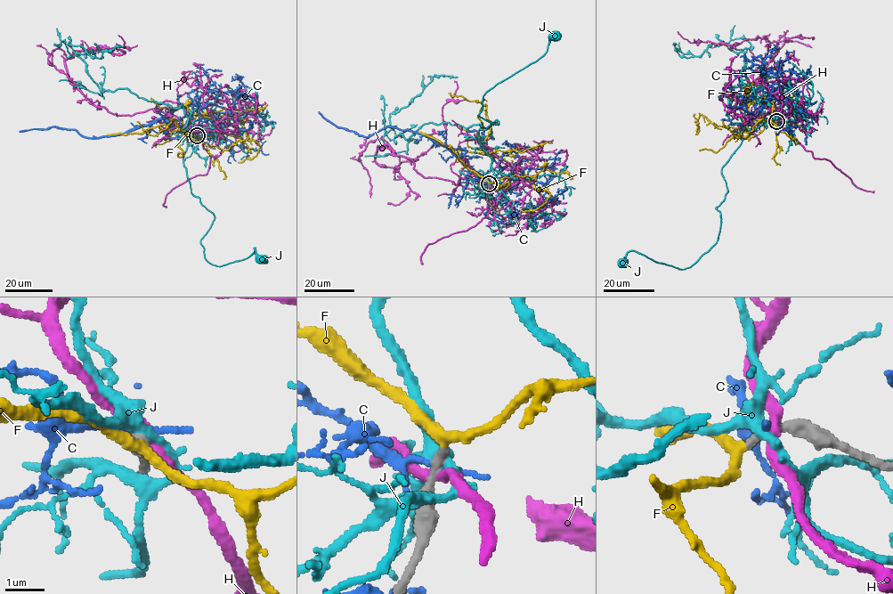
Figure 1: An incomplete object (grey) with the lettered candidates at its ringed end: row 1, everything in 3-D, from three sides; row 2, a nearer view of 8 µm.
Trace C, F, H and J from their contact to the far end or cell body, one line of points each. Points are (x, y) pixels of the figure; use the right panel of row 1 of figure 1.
C: (777, 119), (773, 113), (759, 114), (758, 109), (742, 137), (757, 131), (741, 140)
F: (776, 121), (757, 121), (750, 117), (746, 101), (750, 102), (765, 97), (770, 99), (771, 120), (798, 143)
H: (778, 120), (784, 86), (776, 109), (757, 89), (778, 44), (689, 42), (677, 31)
J: (777, 120), (755, 125), (722, 167), (728, 191), (716, 208), (715, 245), (683, 269), (631, 250), (623, 261)

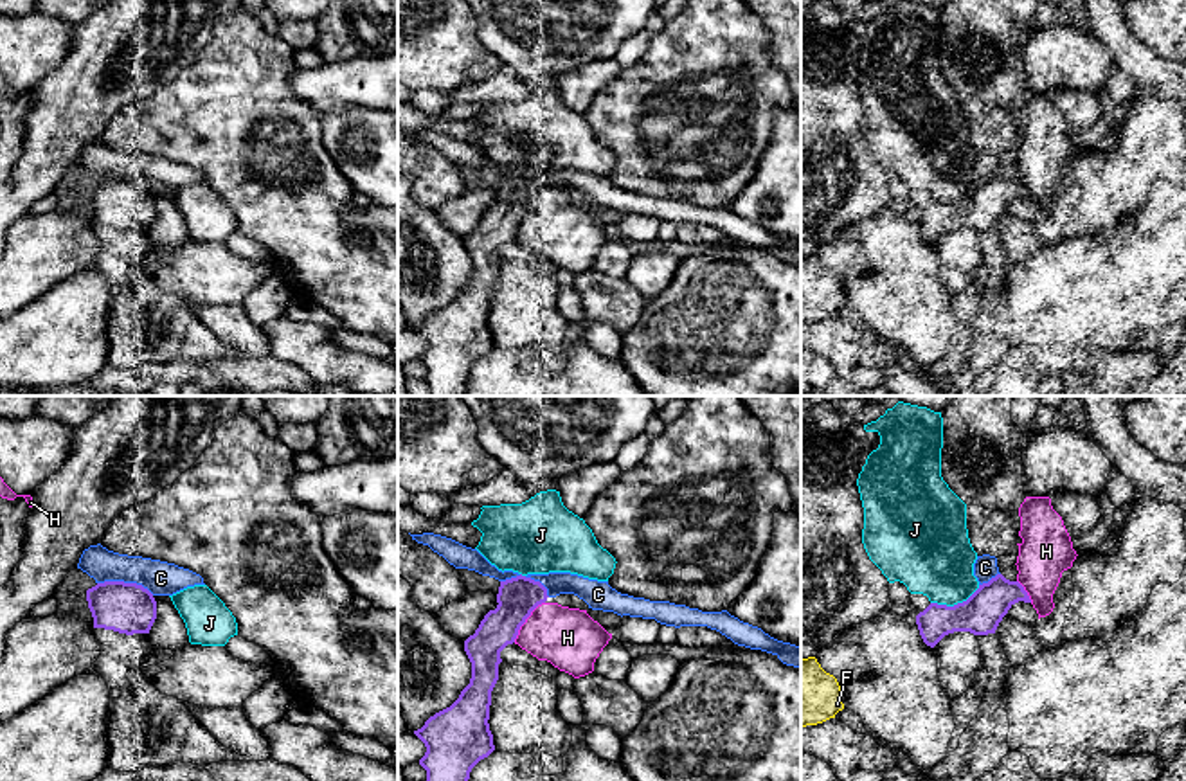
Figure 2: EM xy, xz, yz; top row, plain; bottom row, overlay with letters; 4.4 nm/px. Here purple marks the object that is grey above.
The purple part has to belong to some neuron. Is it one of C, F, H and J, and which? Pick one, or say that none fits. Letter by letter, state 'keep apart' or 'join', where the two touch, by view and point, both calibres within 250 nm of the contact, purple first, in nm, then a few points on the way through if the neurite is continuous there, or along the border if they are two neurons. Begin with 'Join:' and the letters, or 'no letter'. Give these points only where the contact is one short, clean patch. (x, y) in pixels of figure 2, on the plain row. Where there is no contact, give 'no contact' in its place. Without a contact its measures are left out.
Join: F
C: keep apart | xy (126, 180) | 220/160 nm
F: join | no contact
H: keep apart | xz (524, 218) | 180/280 nm
J: keep apart | yz (954, 202) | 180/360 nm

